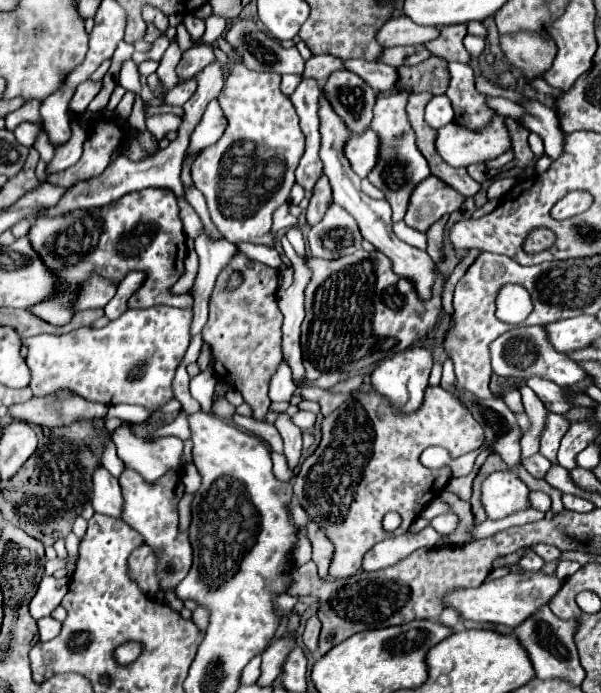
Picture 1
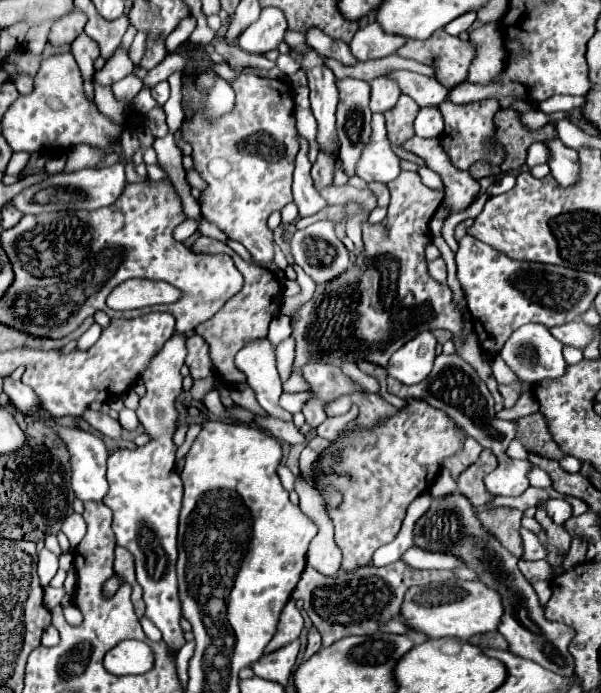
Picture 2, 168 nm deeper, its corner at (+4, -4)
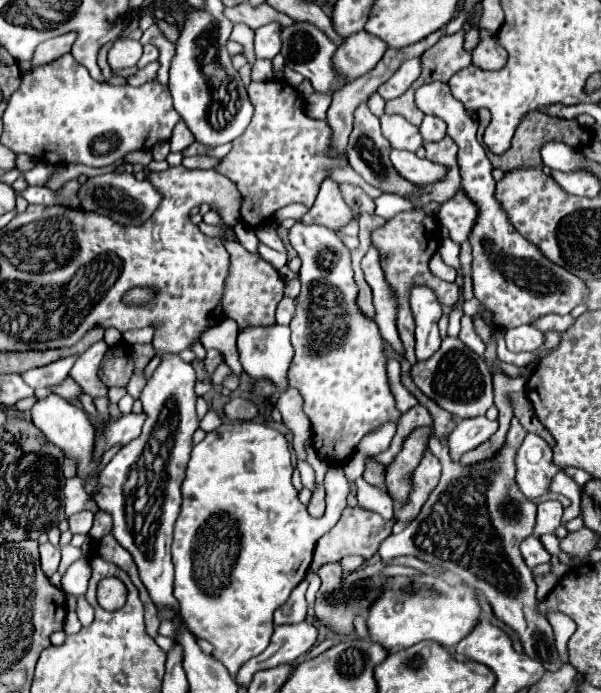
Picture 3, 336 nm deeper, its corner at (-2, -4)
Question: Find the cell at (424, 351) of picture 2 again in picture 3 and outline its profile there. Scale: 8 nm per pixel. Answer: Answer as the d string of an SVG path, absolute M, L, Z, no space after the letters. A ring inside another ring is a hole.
M424 286L412 288L410 306L416 318L416 360L426 362L440 350L442 338L438 332L438 320L442 316L442 306L436 302L432 290Z

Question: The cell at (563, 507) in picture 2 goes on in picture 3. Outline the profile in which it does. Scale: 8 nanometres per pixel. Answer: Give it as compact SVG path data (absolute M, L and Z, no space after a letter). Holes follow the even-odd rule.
M548 500L548 502L540 502L538 504L538 520L536 520L536 536L542 536L546 532L554 532L560 524L562 524L562 514L564 514L564 506L556 500Z

